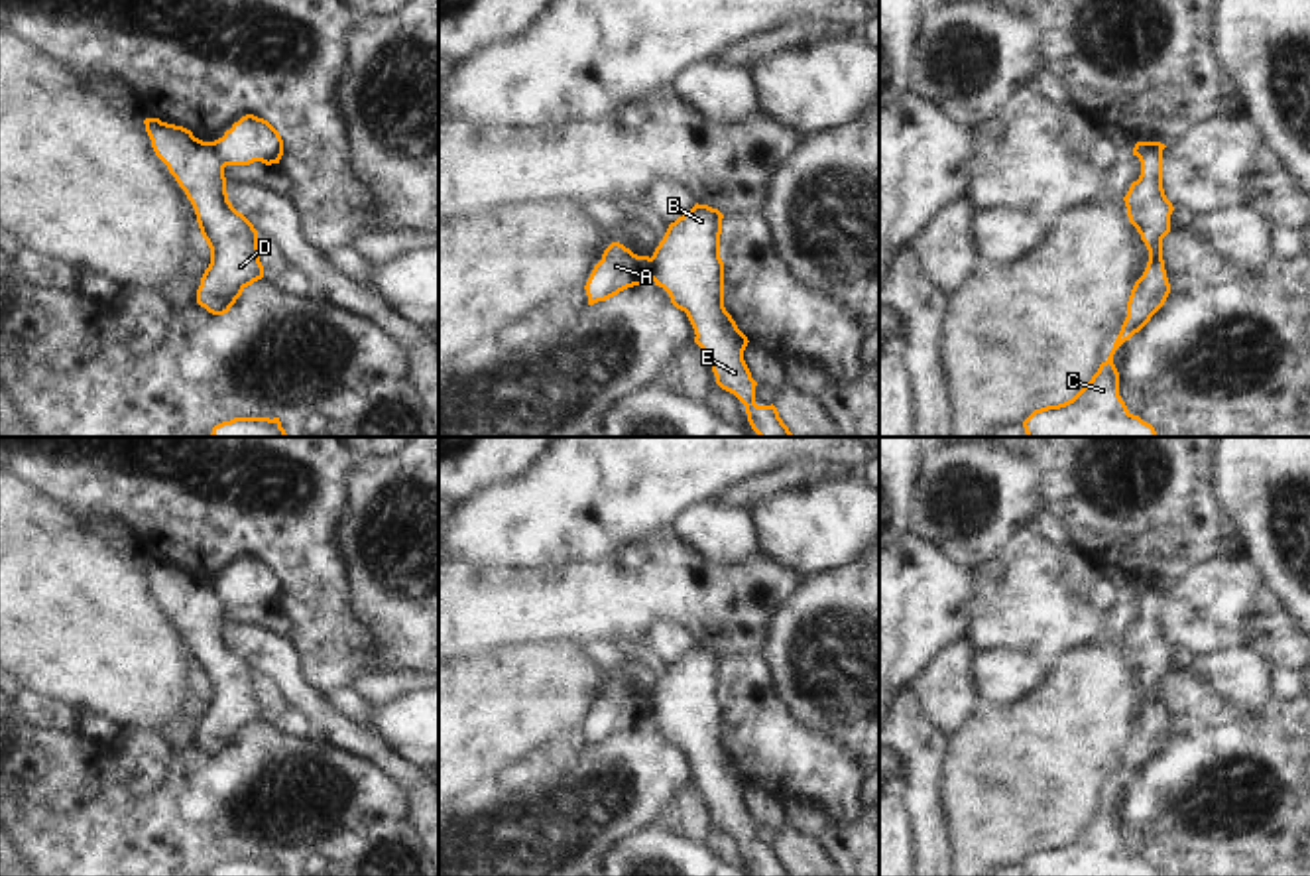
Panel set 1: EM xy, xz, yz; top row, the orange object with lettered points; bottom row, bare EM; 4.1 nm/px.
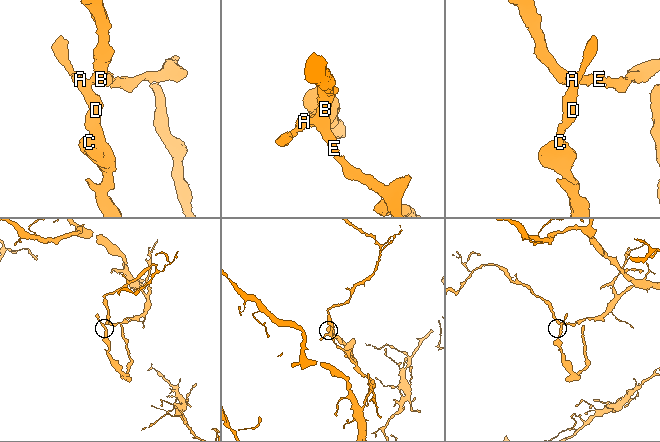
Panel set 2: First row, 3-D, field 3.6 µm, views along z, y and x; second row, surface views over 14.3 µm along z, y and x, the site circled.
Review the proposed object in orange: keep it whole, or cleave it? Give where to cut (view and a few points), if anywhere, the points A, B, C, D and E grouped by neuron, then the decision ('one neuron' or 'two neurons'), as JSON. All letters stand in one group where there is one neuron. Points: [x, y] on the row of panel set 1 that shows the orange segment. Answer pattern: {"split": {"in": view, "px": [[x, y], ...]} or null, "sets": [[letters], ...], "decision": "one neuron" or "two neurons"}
{"split": {"in": "yz", "px": [[1161, 150], [1147, 146], [1137, 156]]}, "sets": [["A", "C", "D"], ["B", "E"]], "decision": "two neurons"}

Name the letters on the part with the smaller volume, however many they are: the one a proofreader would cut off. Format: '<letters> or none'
A, C, D

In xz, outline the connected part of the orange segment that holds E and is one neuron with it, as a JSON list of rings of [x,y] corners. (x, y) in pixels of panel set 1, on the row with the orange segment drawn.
[[[696,203],[671,222],[651,256],[653,282],[686,313],[716,384],[745,406],[751,429],[759,437],[795,437],[773,404],[755,404],[757,382],[744,360],[749,341],[724,307],[722,219],[718,209]]]

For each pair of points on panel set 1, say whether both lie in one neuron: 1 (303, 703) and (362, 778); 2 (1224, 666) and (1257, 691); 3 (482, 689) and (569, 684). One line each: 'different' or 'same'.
1: different
2: same
3: same

